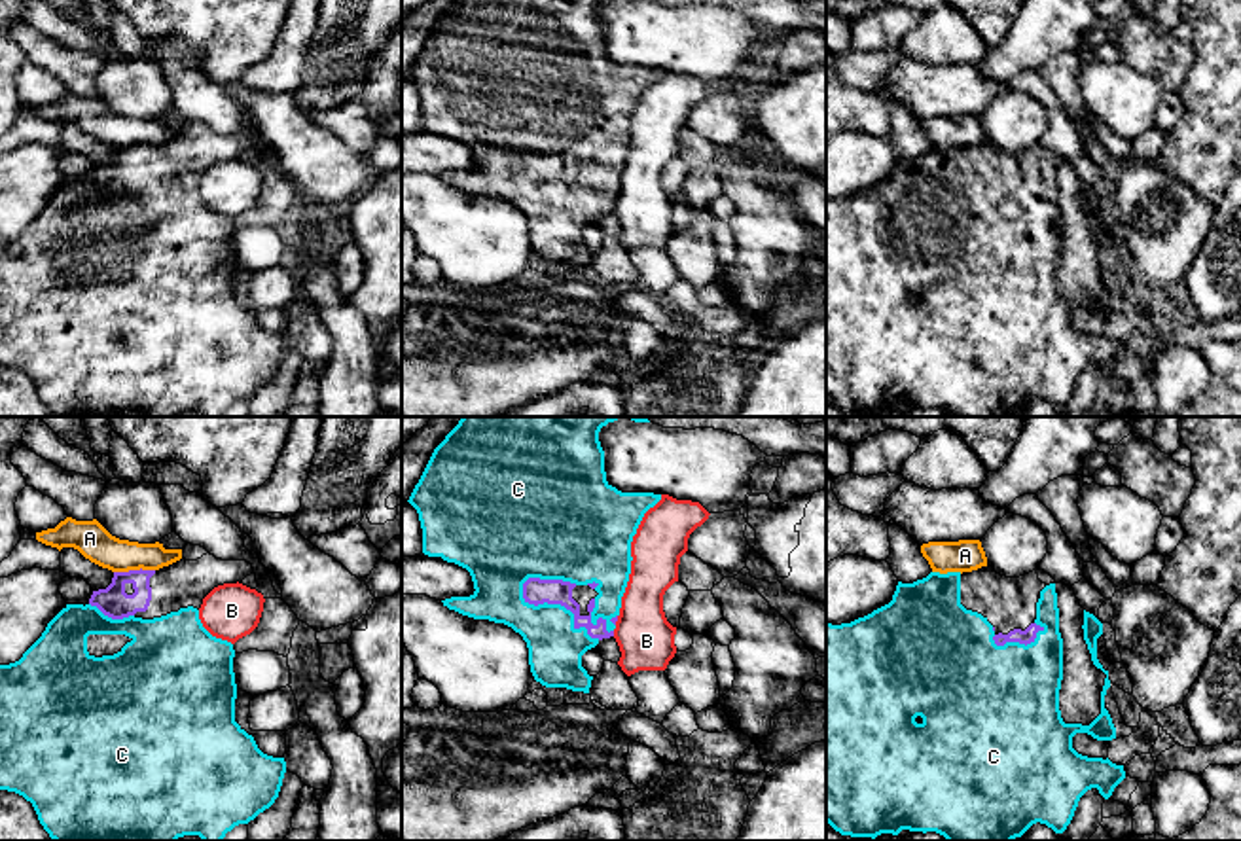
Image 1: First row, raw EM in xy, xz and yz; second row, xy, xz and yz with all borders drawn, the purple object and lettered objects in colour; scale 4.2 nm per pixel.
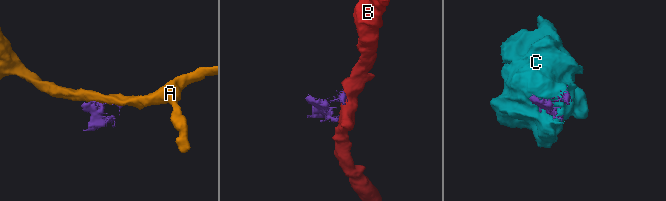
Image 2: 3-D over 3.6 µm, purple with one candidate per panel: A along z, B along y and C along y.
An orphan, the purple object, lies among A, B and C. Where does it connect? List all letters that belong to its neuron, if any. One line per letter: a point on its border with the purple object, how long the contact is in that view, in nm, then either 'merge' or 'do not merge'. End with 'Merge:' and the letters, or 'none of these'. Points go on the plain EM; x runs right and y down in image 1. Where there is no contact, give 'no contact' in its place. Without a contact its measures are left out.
A: meets purple in xy at (133, 146); contact 180 nm long; do not merge
B: meets purple in xz at (612, 209); contact 30 nm long; do not merge
C: meets purple in xz at (561, 180); contact 400 nm long; merge
Merge: C

